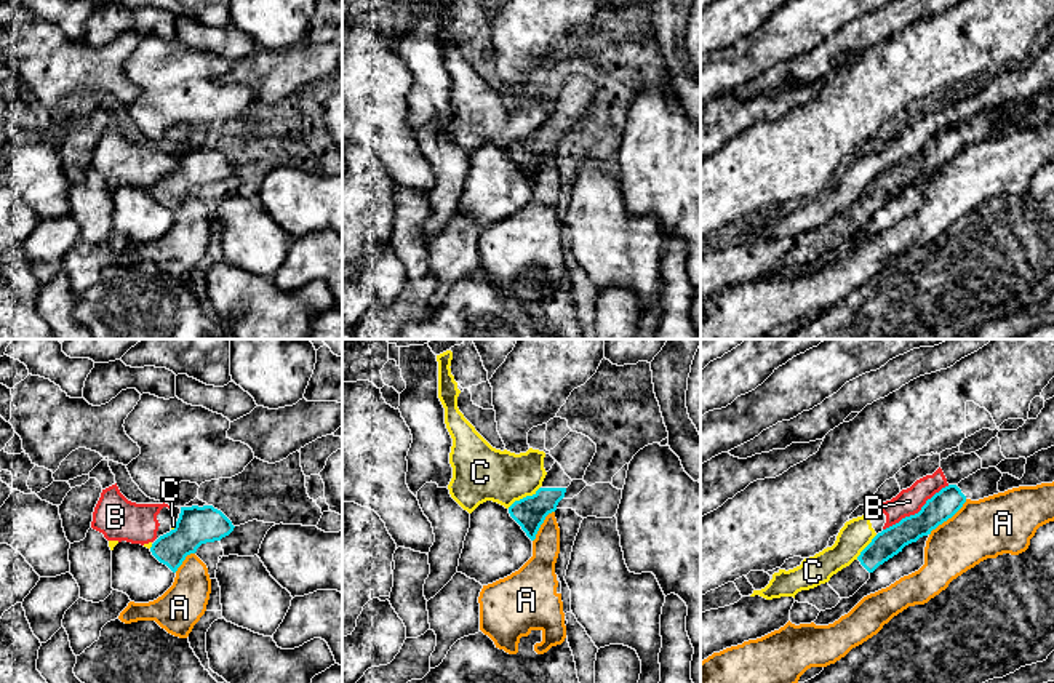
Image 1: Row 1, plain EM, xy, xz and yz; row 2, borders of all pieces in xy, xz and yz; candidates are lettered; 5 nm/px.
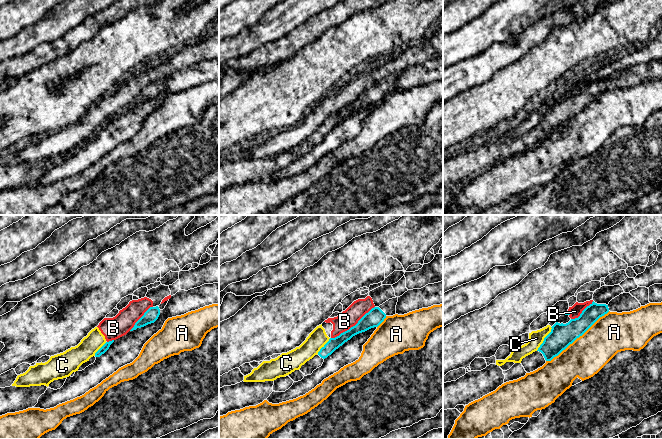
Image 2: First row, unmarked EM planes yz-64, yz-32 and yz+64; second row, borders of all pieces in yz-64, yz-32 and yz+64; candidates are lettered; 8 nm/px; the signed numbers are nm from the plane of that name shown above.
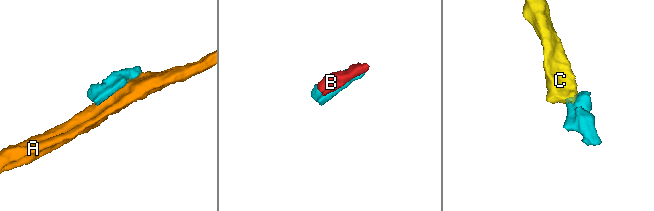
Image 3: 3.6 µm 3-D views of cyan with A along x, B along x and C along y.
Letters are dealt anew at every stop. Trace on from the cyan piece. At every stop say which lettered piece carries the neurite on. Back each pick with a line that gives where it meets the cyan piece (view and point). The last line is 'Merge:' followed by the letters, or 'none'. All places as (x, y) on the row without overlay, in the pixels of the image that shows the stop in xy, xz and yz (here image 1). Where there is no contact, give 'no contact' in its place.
Merge: none

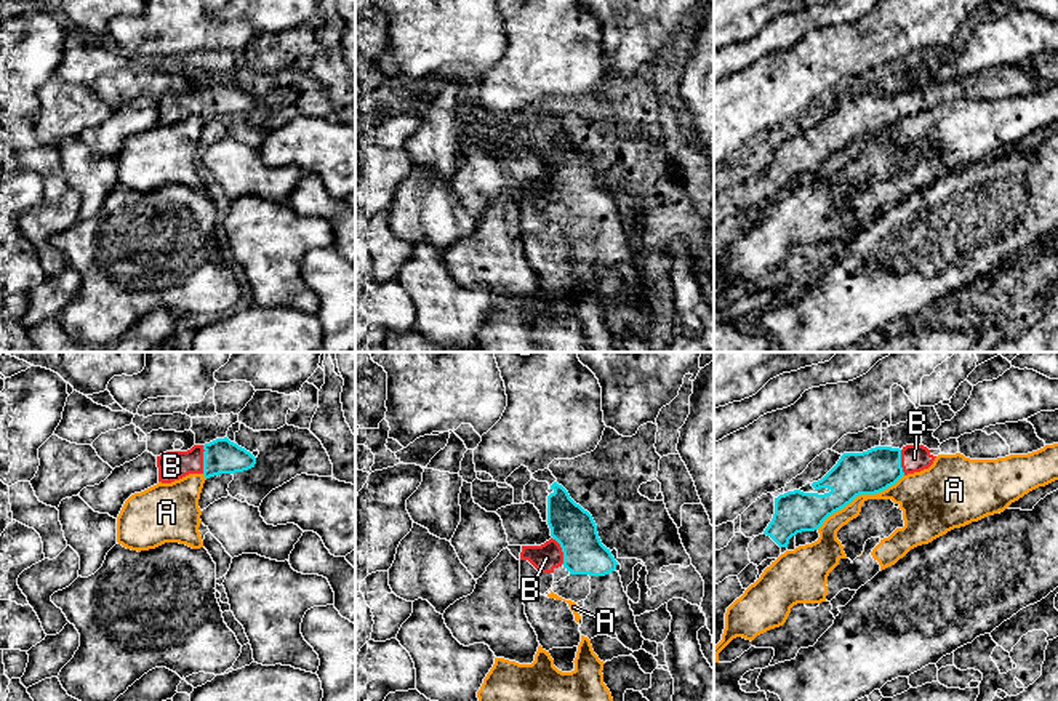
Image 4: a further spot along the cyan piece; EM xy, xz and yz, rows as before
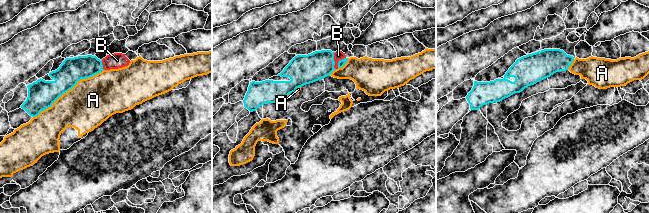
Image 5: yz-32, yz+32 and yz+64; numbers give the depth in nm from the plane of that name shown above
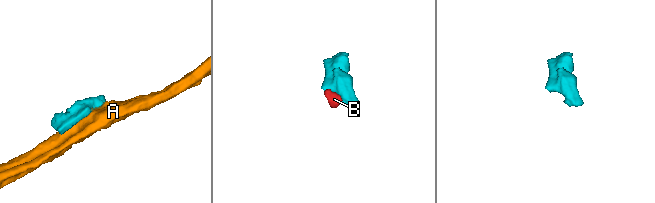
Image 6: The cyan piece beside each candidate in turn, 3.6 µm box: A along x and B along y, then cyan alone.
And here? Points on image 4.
B: xy (204, 101)
Merge: B

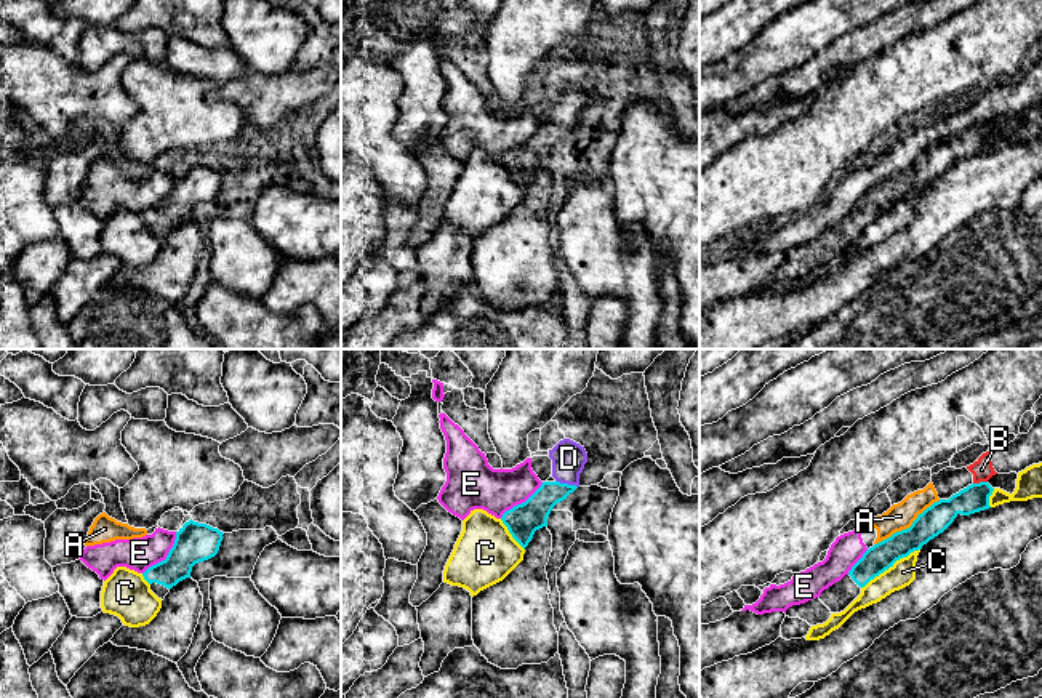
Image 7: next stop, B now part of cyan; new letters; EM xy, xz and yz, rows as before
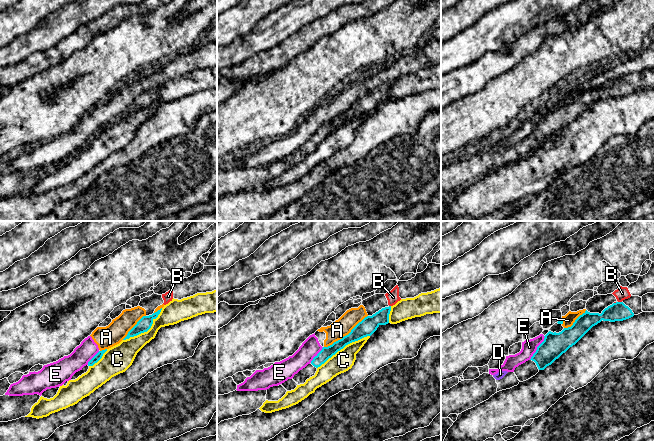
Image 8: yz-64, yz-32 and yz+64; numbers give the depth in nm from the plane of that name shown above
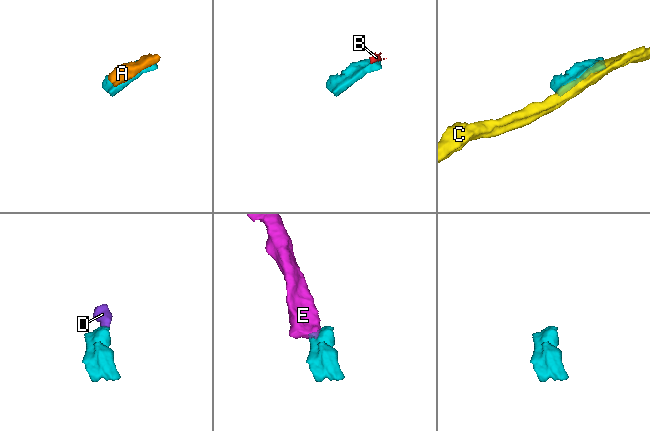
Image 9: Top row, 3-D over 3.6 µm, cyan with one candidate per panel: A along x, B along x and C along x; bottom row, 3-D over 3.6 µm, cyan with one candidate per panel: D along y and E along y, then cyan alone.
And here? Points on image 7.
D: xz (567, 125)
Merge: D

